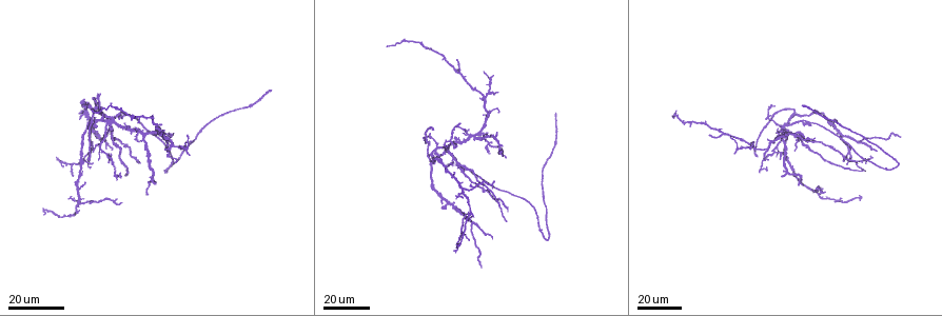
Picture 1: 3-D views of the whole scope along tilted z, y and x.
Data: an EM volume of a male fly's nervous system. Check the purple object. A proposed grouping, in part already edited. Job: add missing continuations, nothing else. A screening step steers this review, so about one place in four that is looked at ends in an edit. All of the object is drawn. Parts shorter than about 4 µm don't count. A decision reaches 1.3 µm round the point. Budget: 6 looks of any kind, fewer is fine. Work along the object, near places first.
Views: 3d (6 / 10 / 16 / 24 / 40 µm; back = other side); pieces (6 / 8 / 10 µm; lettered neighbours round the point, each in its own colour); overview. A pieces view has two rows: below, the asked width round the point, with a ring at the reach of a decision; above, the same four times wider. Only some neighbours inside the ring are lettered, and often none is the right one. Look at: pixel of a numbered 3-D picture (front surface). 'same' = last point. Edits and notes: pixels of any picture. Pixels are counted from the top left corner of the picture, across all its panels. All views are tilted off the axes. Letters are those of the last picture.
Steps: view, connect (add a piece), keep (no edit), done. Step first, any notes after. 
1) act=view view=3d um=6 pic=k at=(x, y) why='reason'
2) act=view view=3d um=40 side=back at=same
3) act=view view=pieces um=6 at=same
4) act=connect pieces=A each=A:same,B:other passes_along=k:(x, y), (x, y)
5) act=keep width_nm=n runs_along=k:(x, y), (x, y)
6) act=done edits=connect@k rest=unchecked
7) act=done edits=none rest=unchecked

act=view view=3d um=40 pic=1 at=(755, 157) why='end of a long branch'

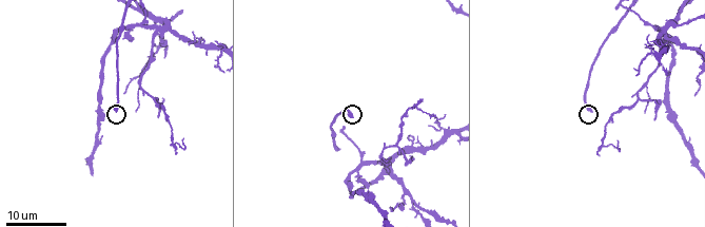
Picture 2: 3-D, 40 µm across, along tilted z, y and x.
act=view view=3d um=6 pic=2 at=(350, 118)

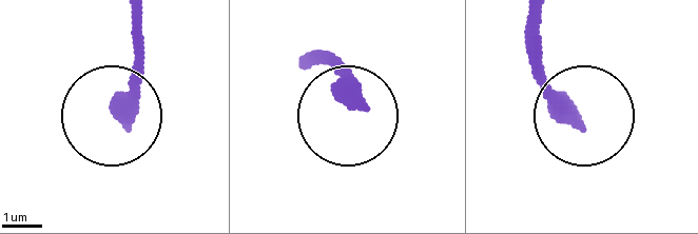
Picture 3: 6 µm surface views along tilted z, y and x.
act=view view=pieces um=8 pic=3 at=(128, 123)

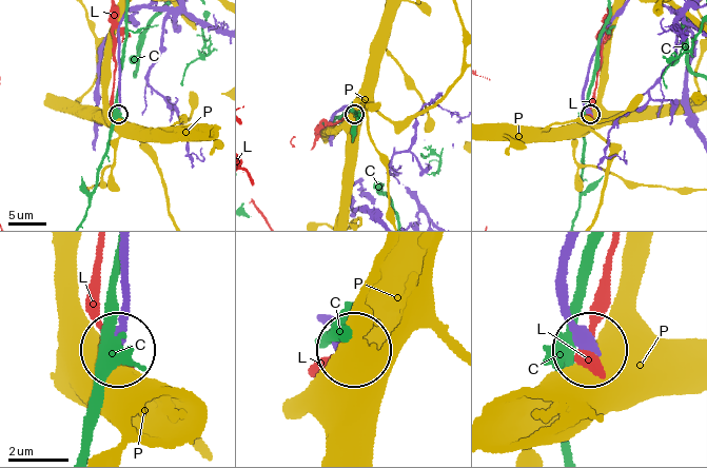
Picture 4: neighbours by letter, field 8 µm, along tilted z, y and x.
act=keep width_nm=370 each=C:other,L:other,P:other runs_along=4:(570, 252), (567, 320), (587, 348) found='no lettered piece goes on from it'

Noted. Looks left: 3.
act=view view=3d um=40 pic=1 at=(901, 137) why='thin end'

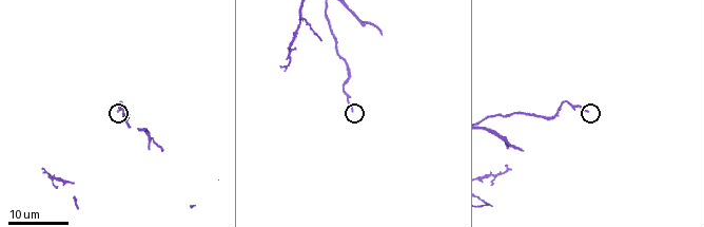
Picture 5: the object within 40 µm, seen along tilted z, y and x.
act=view view=pieces um=8 pic=5 at=(353, 111)

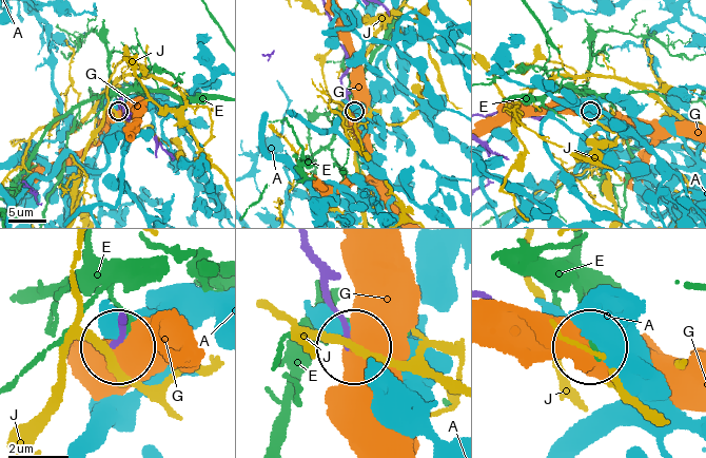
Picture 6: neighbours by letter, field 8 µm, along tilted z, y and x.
act=keep each=A:other,E:other,G:other,J:other runs_along=6:(306, 252), (350, 342) found='none of them fits'

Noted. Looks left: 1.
act=done edits=none rest=unchecked

